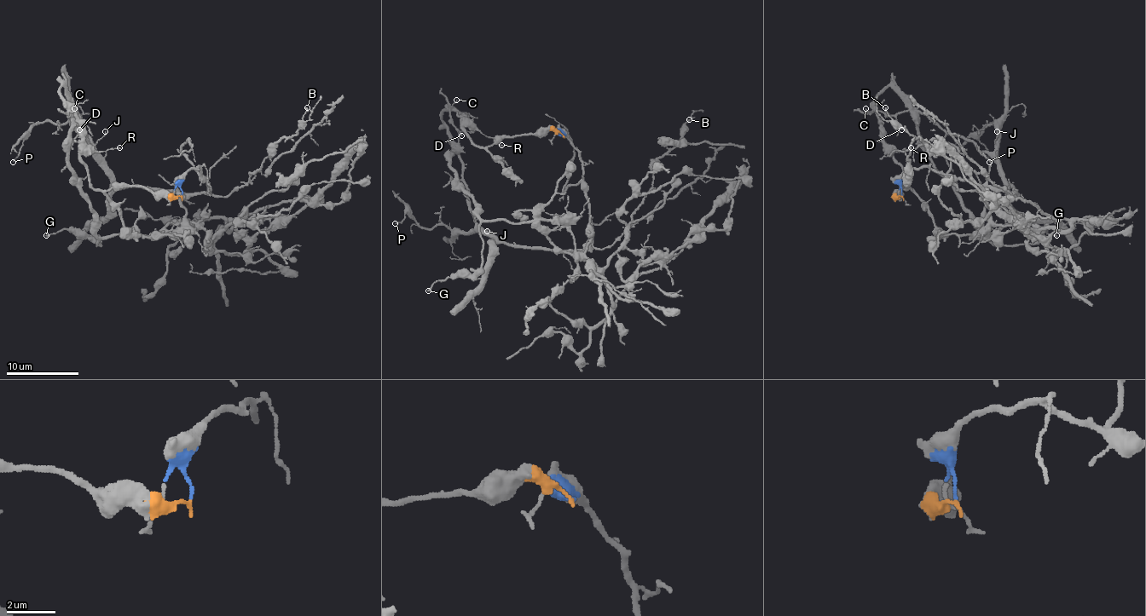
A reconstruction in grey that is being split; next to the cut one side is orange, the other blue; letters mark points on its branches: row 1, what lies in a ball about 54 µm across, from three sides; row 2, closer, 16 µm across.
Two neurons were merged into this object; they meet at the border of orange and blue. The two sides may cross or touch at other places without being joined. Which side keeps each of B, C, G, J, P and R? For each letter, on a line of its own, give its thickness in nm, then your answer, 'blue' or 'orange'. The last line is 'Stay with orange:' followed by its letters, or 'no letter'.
B: 150 nm | blue
C: 120 nm | orange
G: 170 nm | orange
J: 130 nm | blue
P: 90 nm | blue
R: 100 nm | orange
Stay with orange: C, G, R

